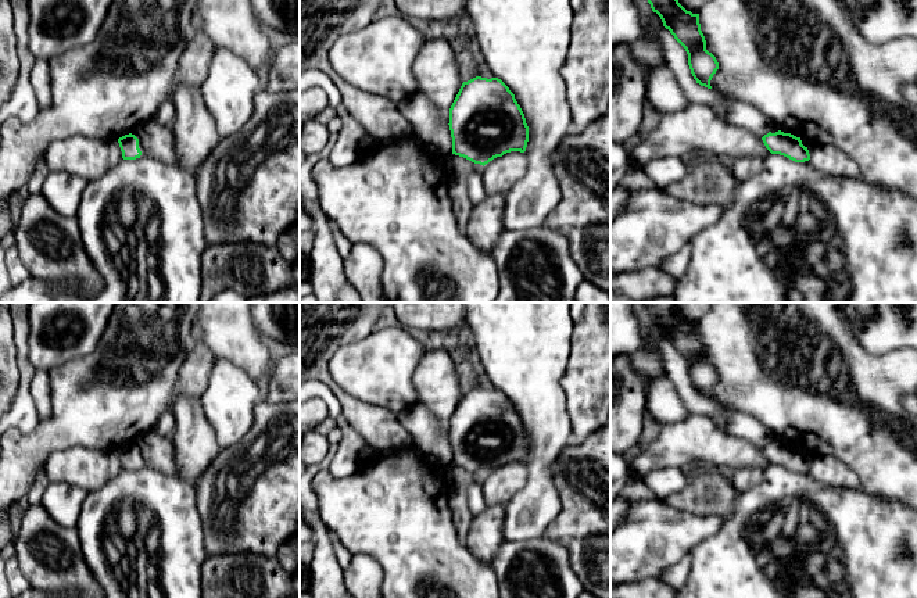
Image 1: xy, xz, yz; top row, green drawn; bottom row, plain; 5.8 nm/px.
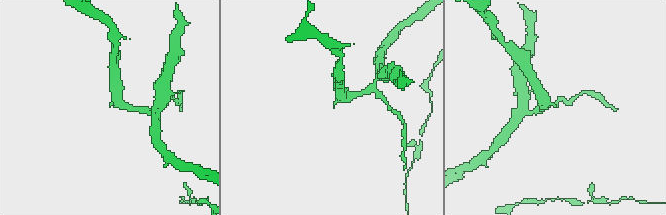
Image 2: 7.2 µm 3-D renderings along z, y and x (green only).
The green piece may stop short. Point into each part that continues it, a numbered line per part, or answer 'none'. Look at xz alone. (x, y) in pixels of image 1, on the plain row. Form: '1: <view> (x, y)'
none

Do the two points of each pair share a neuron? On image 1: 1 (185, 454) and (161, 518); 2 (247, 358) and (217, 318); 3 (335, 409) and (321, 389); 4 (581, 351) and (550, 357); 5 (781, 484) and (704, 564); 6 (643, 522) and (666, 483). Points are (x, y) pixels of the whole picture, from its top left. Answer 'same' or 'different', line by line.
1: different
2: same
3: same
4: different
5: same
6: different

